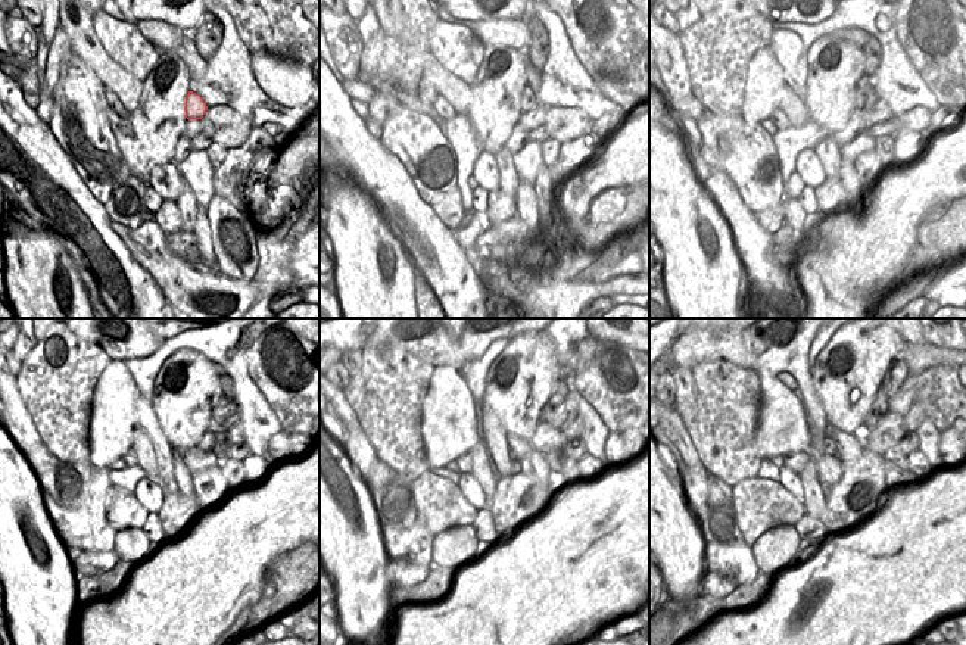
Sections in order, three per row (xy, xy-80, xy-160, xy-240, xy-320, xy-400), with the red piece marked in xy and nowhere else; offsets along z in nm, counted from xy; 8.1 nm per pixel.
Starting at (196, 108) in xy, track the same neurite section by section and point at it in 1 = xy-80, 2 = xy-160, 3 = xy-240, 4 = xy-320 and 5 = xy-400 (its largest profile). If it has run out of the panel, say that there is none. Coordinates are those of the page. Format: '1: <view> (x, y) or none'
1: xy-80 (529, 100)
2: xy-160 (860, 97)
3: xy-240 (221, 420)
4: xy-320 (567, 411)
5: xy-400 (901, 392)

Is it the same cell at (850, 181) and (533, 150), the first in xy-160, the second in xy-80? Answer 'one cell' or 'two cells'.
two cells

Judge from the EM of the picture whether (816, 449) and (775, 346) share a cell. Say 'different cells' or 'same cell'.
same cell

